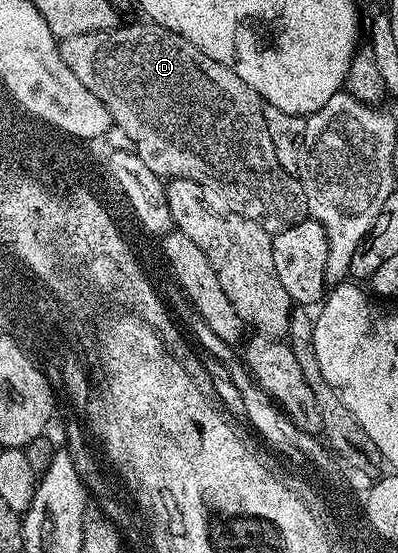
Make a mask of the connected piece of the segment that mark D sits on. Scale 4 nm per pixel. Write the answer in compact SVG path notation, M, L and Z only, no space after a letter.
M124 22L110 31L90 31L84 35L74 35L59 43L59 55L65 61L65 65L69 69L73 69L77 81L81 81L81 85L85 85L85 89L89 89L89 93L96 95L101 101L101 105L105 105L105 109L109 109L112 124L116 128L120 127L124 137L131 142L130 150L143 160L146 168L151 169L164 181L188 179L197 181L197 185L209 185L209 189L213 189L230 210L249 217L249 221L257 221L257 225L261 225L261 229L266 231L272 233L284 231L308 218L305 189L299 184L298 178L290 175L285 169L281 169L281 165L277 161L277 152L273 150L273 141L269 138L268 127L265 126L263 98L253 89L249 89L249 85L245 85L245 81L241 81L241 77L237 77L237 73L233 73L233 69L225 69L225 65L221 65L221 61L213 61L213 57L205 57L205 53L201 53L201 49L197 49L197 45L185 41L185 37L165 29L160 23L142 22Z

